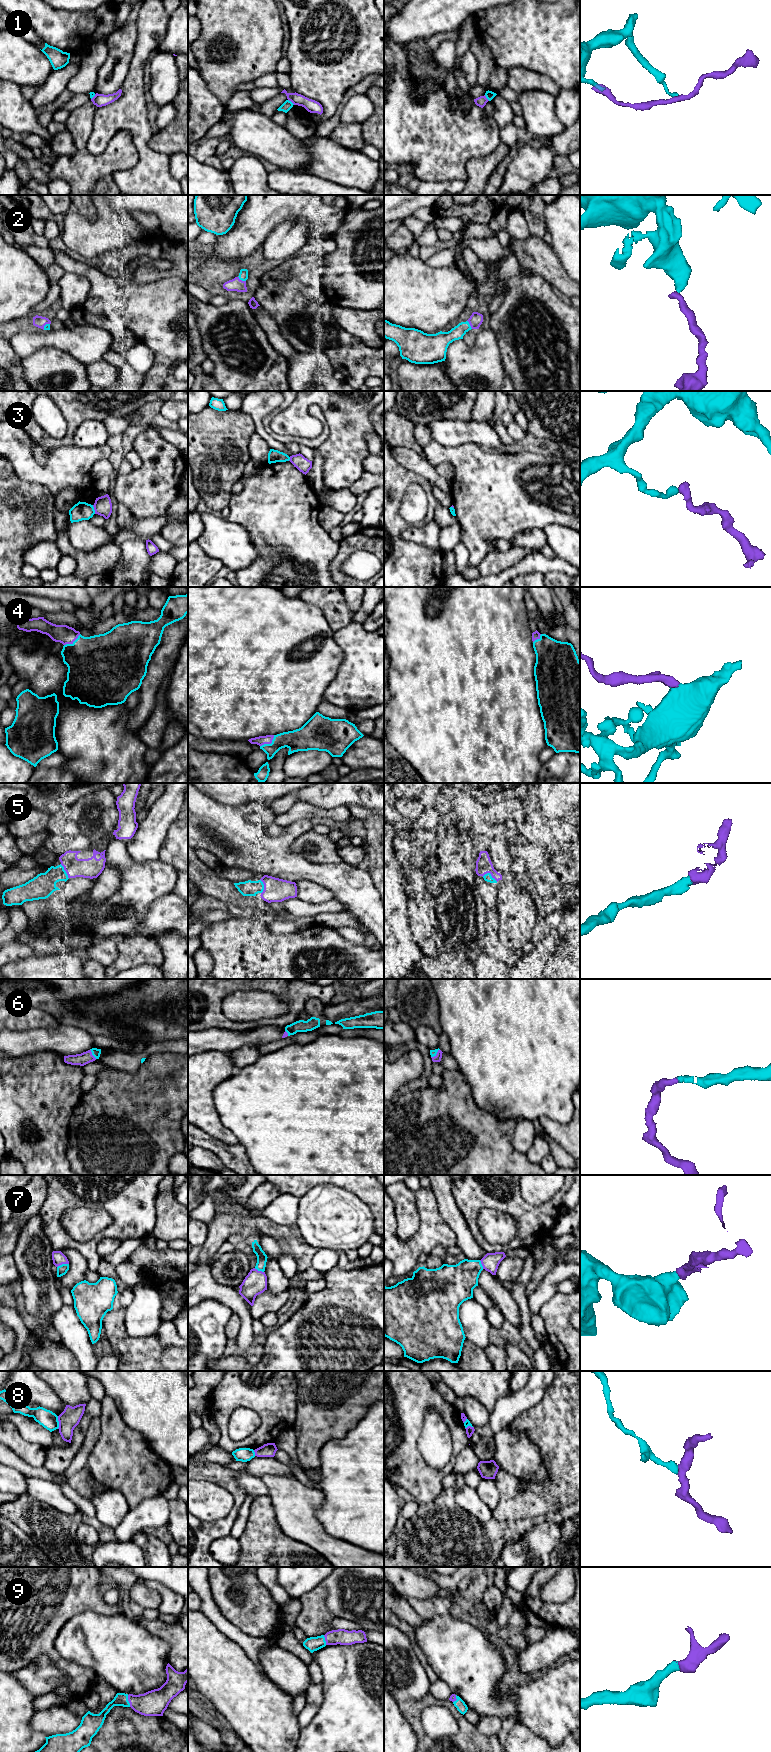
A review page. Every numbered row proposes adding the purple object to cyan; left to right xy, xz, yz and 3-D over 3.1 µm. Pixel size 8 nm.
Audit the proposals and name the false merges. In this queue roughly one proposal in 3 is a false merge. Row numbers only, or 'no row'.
1, 3, 8

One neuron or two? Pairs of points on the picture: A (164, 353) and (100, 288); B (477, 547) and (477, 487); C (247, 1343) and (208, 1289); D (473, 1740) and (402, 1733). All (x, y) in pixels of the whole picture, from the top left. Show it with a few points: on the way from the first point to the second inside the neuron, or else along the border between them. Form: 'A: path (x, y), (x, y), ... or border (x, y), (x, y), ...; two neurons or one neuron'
A: path (154, 335), (118, 299); one neuron
B: path (477, 532), (477, 502); one neuron
C: path (246, 1327), (244, 1313), (224, 1295); one neuron
D: border (402, 1714), (410, 1724), (418, 1741); two neurons

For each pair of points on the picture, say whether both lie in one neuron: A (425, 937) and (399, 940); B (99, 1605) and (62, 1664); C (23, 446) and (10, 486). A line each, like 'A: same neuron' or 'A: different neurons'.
A: different neurons
B: same neuron
C: different neurons

